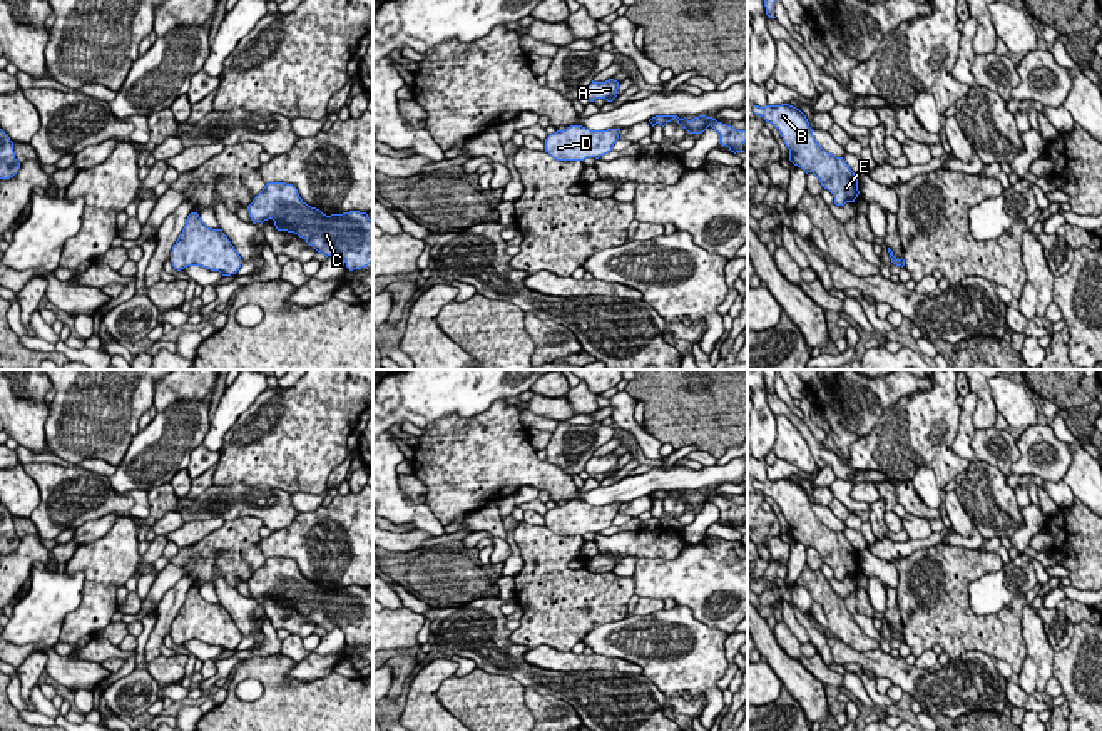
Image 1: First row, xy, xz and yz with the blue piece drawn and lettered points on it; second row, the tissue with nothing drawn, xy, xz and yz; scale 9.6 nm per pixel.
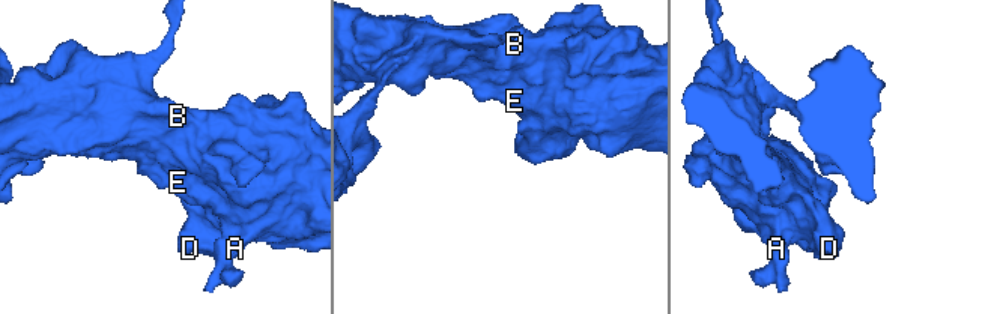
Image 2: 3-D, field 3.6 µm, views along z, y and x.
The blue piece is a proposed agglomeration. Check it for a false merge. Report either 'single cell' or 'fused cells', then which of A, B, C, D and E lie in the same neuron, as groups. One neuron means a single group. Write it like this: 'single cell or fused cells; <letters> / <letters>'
single cell; A B C D E

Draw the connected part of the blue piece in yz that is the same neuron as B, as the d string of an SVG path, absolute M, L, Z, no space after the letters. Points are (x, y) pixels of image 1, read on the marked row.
M789 104L753 105L753 112L779 130L789 149L789 161L806 174L813 172L821 186L833 194L836 206L855 202L860 194L858 176L843 157L826 152L818 144L806 115L799 109Z

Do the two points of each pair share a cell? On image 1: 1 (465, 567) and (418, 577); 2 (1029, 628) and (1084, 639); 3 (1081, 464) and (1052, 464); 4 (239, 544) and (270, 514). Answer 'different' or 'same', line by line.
1: same
2: different
3: different
4: different

